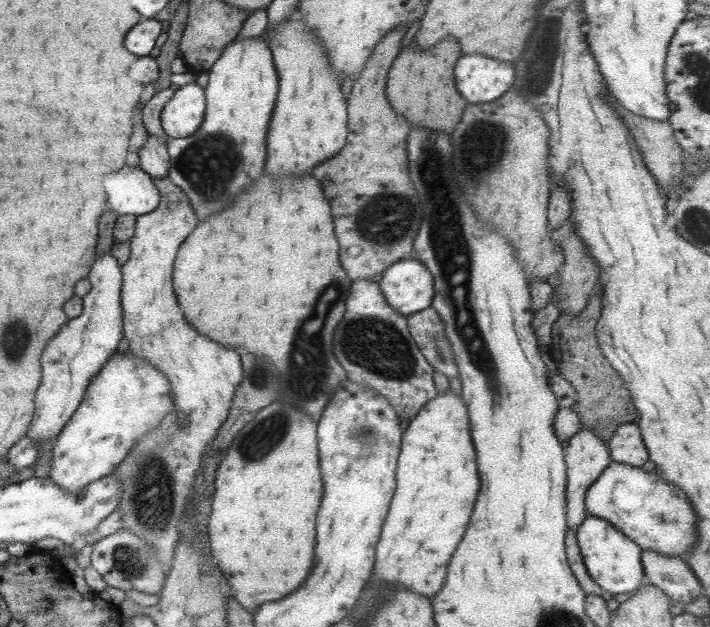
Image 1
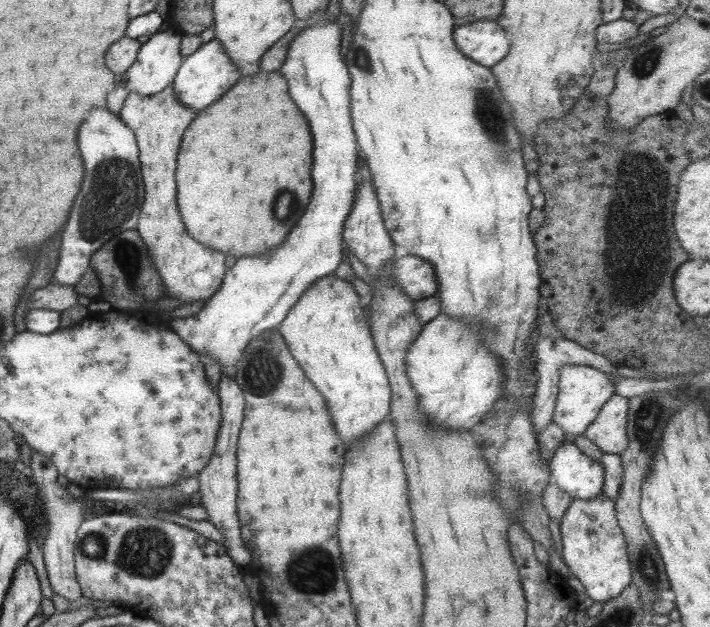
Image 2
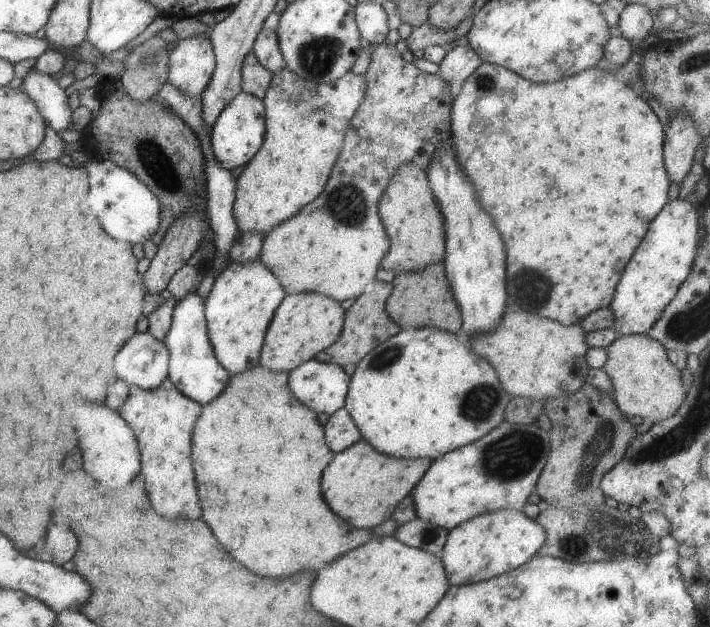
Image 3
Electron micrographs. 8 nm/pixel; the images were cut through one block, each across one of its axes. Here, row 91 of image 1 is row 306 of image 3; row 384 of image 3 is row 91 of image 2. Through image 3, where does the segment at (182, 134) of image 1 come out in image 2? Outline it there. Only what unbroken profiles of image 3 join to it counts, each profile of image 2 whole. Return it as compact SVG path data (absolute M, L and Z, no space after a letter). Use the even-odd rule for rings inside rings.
M213 38L203 43L193 54L182 59L172 80L173 92L176 99L195 112L209 106L221 94L225 94L240 79L240 70L228 57L221 43Z

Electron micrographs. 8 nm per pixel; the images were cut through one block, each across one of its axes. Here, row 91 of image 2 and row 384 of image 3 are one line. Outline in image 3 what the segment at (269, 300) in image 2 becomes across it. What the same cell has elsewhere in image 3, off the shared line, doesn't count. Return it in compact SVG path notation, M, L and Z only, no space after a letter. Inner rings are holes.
M309 358L288 376L291 396L305 408L330 415L344 406L350 378L337 364Z

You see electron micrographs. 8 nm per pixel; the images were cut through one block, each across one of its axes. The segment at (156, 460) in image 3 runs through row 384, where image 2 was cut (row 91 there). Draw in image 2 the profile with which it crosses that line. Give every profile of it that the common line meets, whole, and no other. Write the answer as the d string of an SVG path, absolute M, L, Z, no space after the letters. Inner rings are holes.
M172 82L154 95L127 93L118 117L133 131L138 148L144 199L134 228L147 248L151 266L160 274L164 296L179 301L179 307L211 298L219 288L227 268L224 255L205 248L187 234L176 203L176 154L183 131L193 120L195 111L175 98Z

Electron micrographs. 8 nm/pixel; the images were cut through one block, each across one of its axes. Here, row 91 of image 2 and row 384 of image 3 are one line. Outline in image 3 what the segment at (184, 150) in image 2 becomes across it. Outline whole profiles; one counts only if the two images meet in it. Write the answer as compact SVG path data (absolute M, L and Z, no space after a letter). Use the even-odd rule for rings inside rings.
M260 365L229 376L223 392L219 392L219 396L209 404L201 406L191 432L191 462L195 470L199 506L203 510L201 520L235 562L257 576L273 580L305 570L319 572L323 564L329 564L347 550L357 548L373 537L367 529L349 530L349 526L321 500L319 476L331 462L333 452L327 450L323 442L324 432L317 424L316 413L291 398L287 376L281 370L271 372ZM227 516L229 520L235 520L243 532L227 532Z

